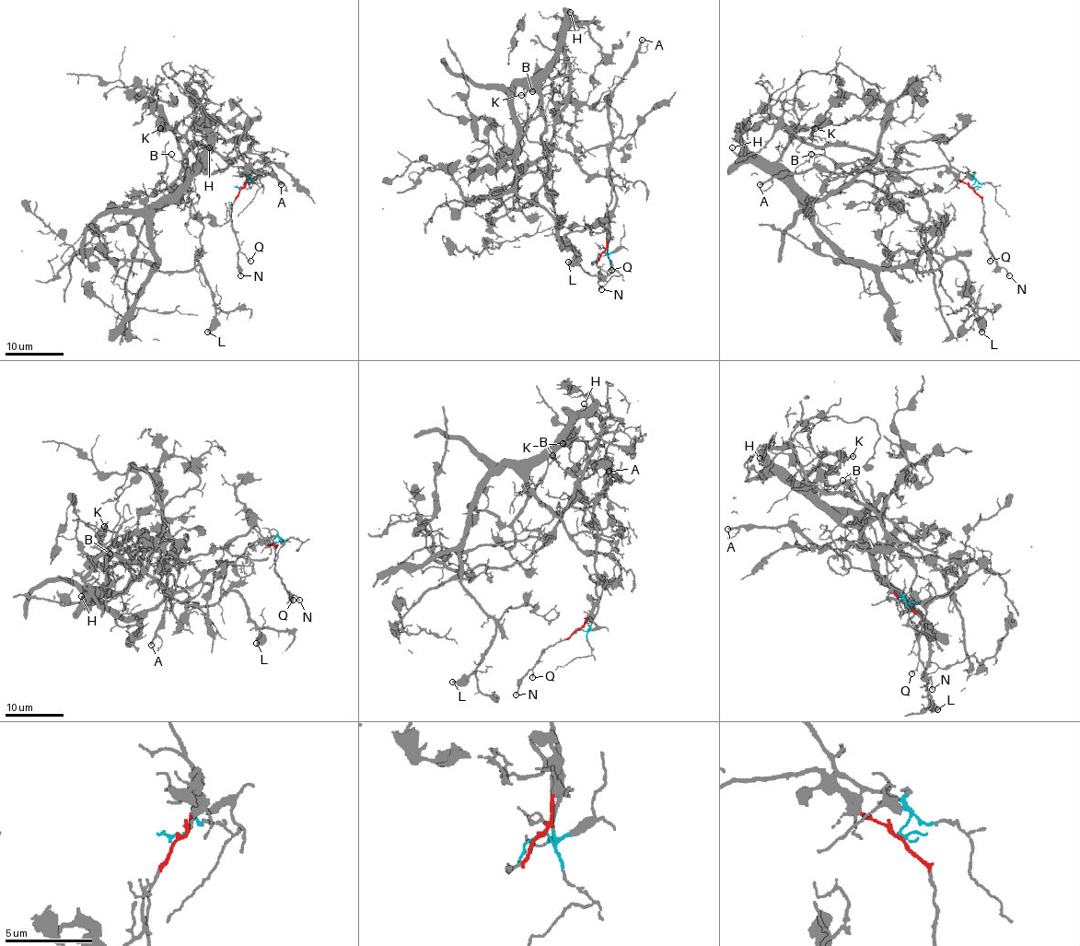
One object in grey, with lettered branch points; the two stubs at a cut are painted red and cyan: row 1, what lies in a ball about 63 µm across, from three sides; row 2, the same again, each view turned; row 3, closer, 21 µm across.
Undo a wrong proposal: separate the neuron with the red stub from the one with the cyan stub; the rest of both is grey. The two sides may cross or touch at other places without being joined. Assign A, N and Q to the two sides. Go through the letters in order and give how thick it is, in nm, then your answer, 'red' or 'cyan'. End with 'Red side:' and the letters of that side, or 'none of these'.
A: 280 nm | red
N: 120 nm | red
Q: 90 nm | red
Red side: A, N, Q

